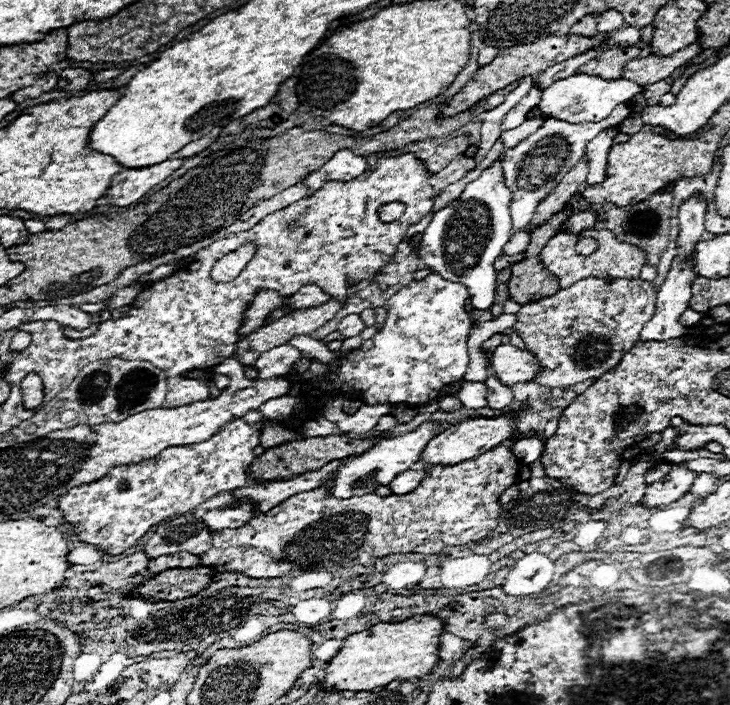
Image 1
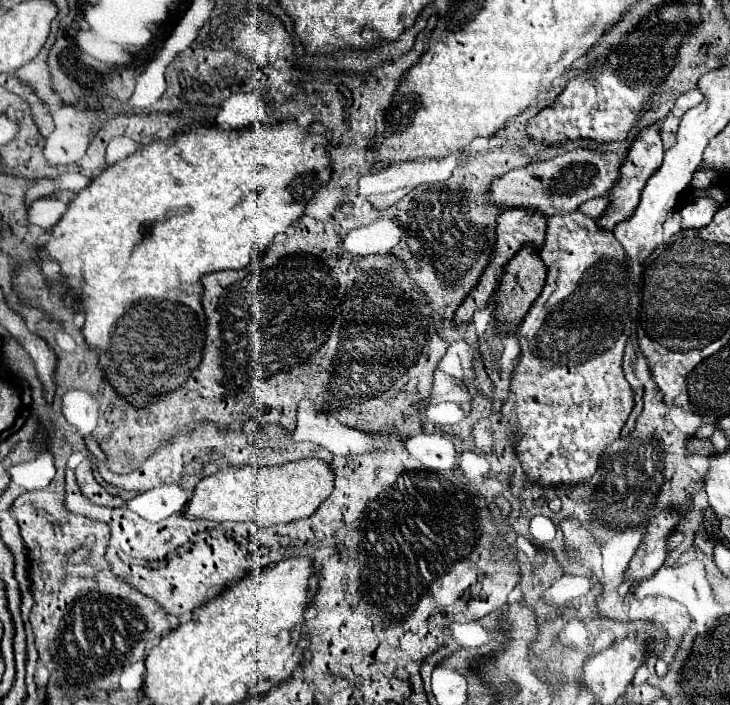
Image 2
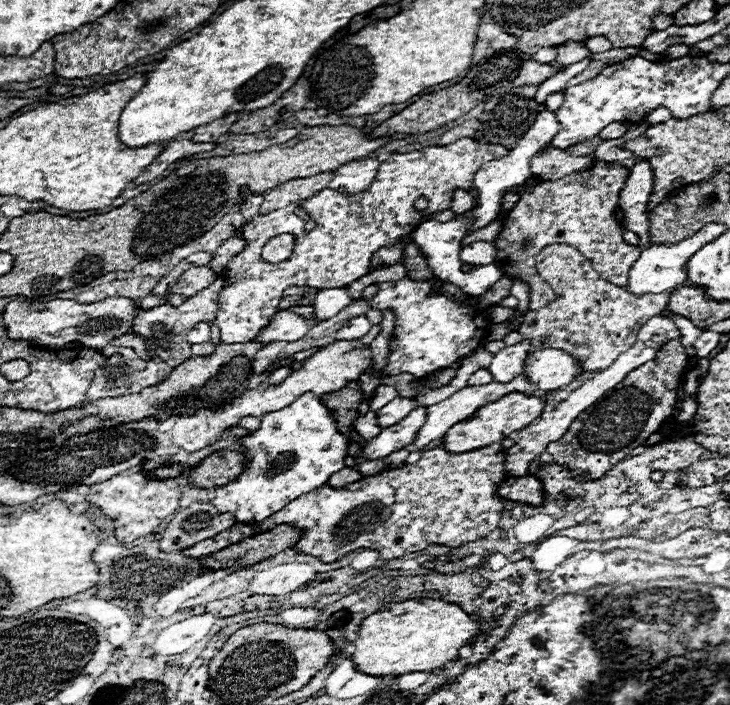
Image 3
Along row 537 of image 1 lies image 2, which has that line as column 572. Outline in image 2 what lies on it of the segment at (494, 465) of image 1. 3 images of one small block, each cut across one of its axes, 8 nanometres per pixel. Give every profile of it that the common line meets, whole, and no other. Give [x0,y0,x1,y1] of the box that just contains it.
[502,212,638,488]

